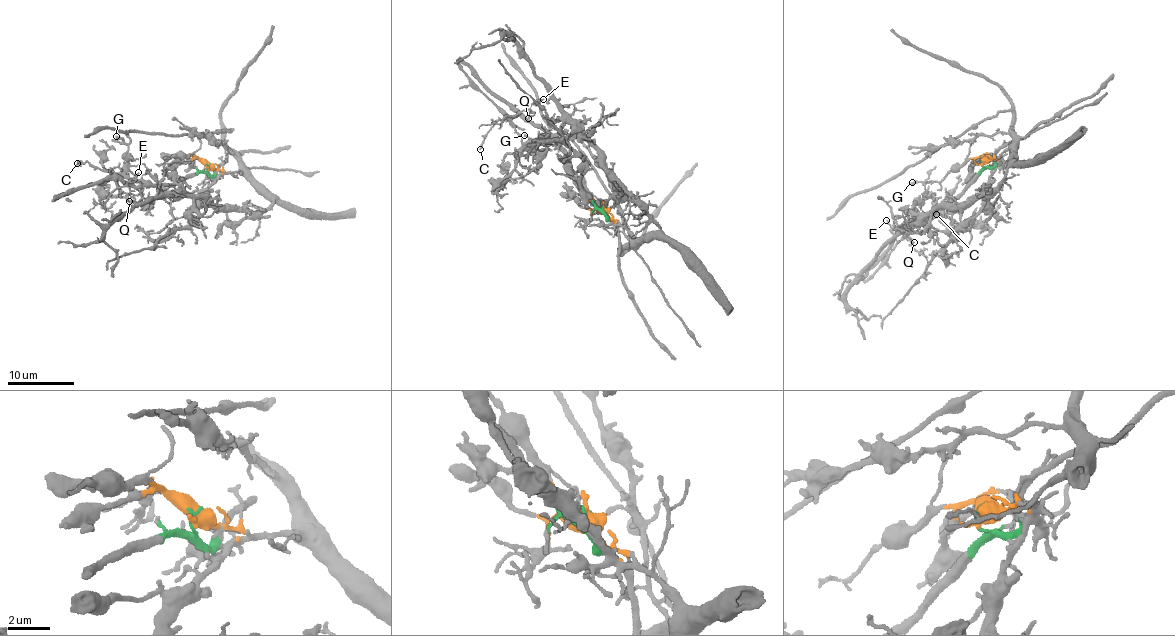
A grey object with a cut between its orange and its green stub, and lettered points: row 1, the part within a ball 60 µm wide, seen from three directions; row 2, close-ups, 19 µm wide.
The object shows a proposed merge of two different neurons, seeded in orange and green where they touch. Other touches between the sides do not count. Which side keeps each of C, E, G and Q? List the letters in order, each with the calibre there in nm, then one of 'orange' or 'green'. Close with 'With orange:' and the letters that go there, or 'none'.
C: 110 nm thick; green
E: 110 nm thick; green
G: 180 nm thick; green
Q: 160 nm thick; green
With orange: none

